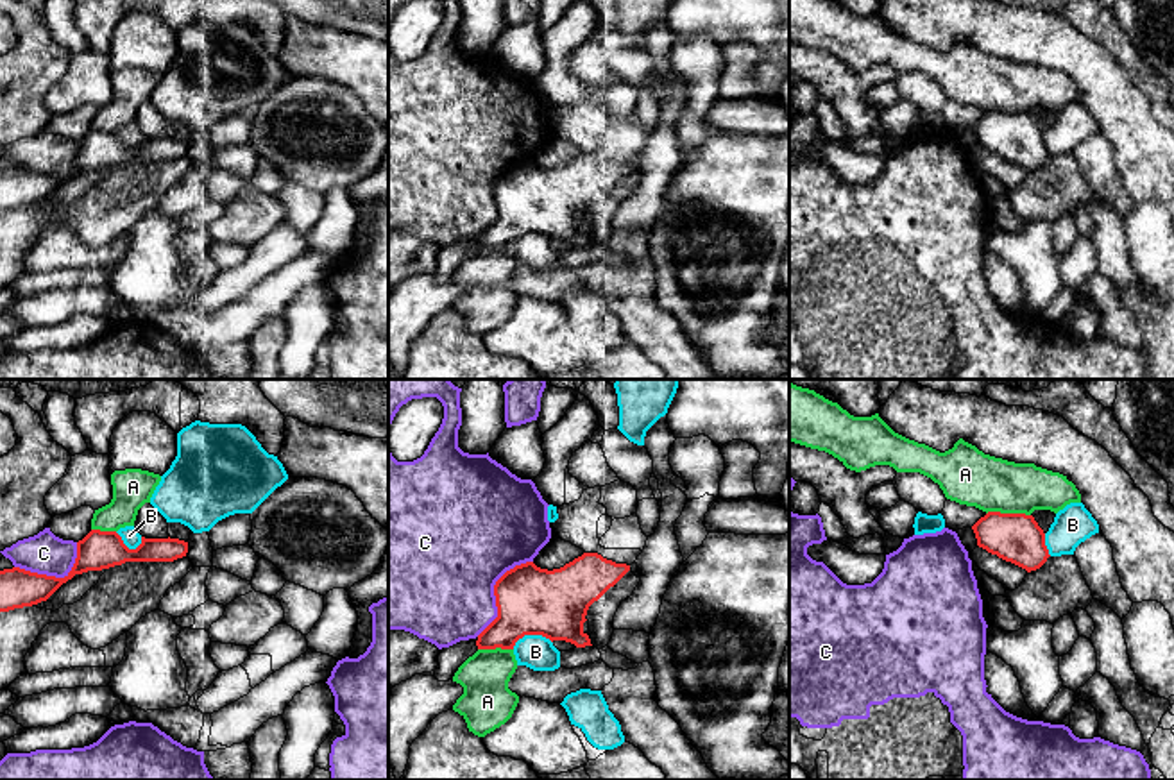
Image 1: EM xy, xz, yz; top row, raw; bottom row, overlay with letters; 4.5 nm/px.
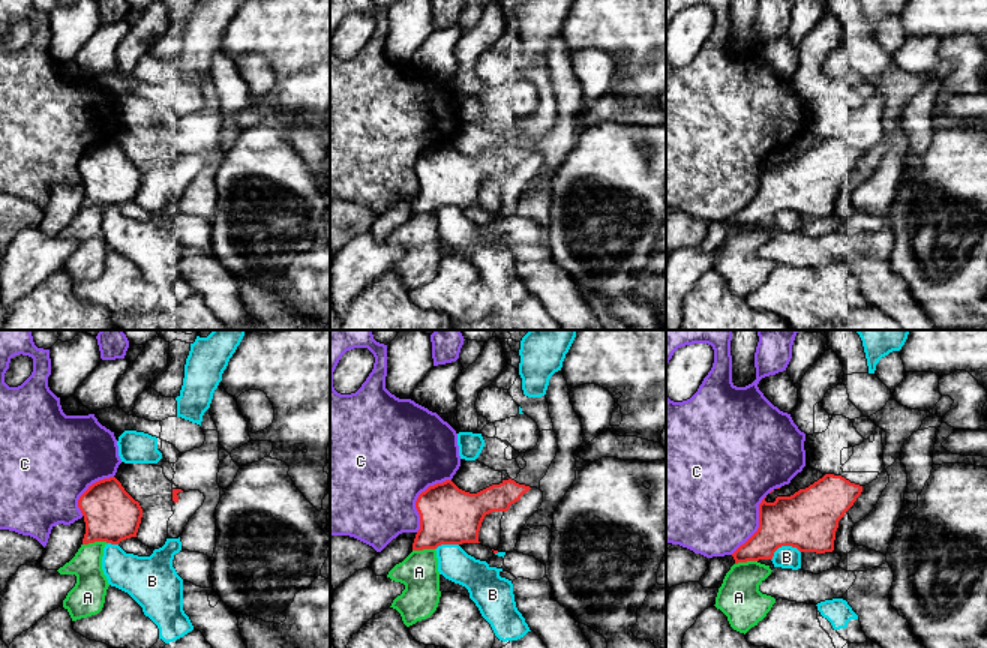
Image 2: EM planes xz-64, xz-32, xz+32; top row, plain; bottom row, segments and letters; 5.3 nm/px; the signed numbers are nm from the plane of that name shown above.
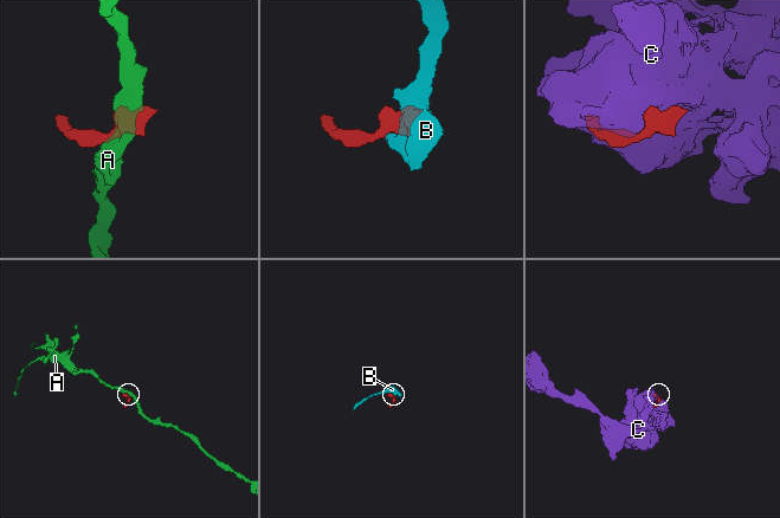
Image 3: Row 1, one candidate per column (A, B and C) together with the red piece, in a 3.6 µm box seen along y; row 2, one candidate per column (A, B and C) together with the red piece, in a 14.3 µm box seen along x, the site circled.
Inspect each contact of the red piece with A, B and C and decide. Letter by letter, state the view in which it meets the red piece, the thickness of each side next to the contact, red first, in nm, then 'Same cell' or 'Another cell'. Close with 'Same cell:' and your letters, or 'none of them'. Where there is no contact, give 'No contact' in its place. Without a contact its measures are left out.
A: Touches red in yz. Thickness 220 nm (red) against 260 nm. Another cell
B: Touches red in xz. Thickness 300 nm (red) against 160 nm. Another cell
C: Touches red in xz. Thickness 300 nm (red) against 500 nm. Another cell
Same cell: none of them

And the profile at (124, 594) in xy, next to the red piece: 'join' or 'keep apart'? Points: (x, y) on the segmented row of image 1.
keep apart

